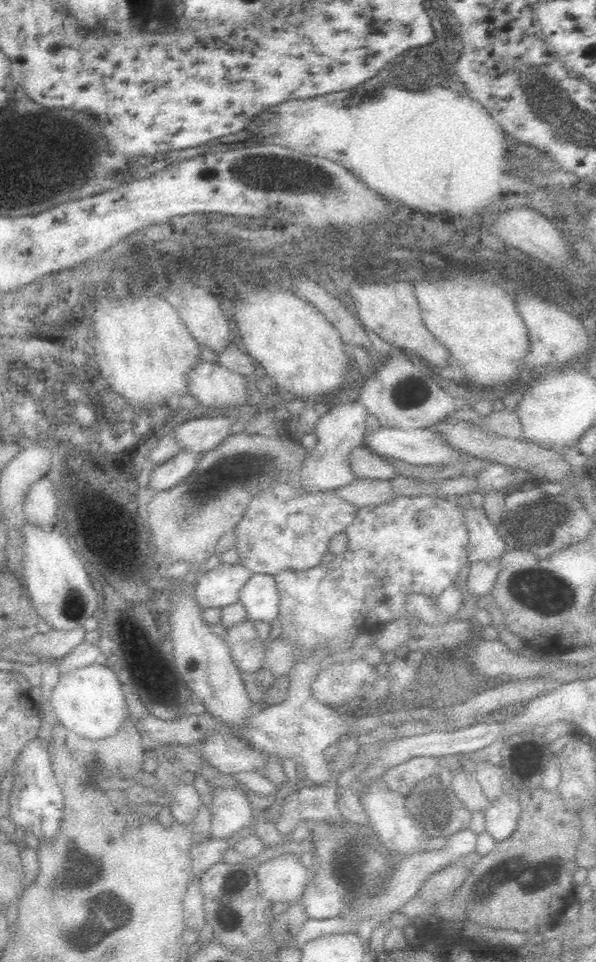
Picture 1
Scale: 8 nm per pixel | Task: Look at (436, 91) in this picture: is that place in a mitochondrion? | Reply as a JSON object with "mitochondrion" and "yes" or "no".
{"mitochondrion":"yes"}

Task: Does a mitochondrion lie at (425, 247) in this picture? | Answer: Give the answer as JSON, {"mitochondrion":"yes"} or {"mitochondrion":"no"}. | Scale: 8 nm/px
{"mitochondrion":"yes"}

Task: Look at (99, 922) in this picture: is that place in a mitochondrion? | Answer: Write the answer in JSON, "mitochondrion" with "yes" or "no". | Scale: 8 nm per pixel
{"mitochondrion":"yes"}

